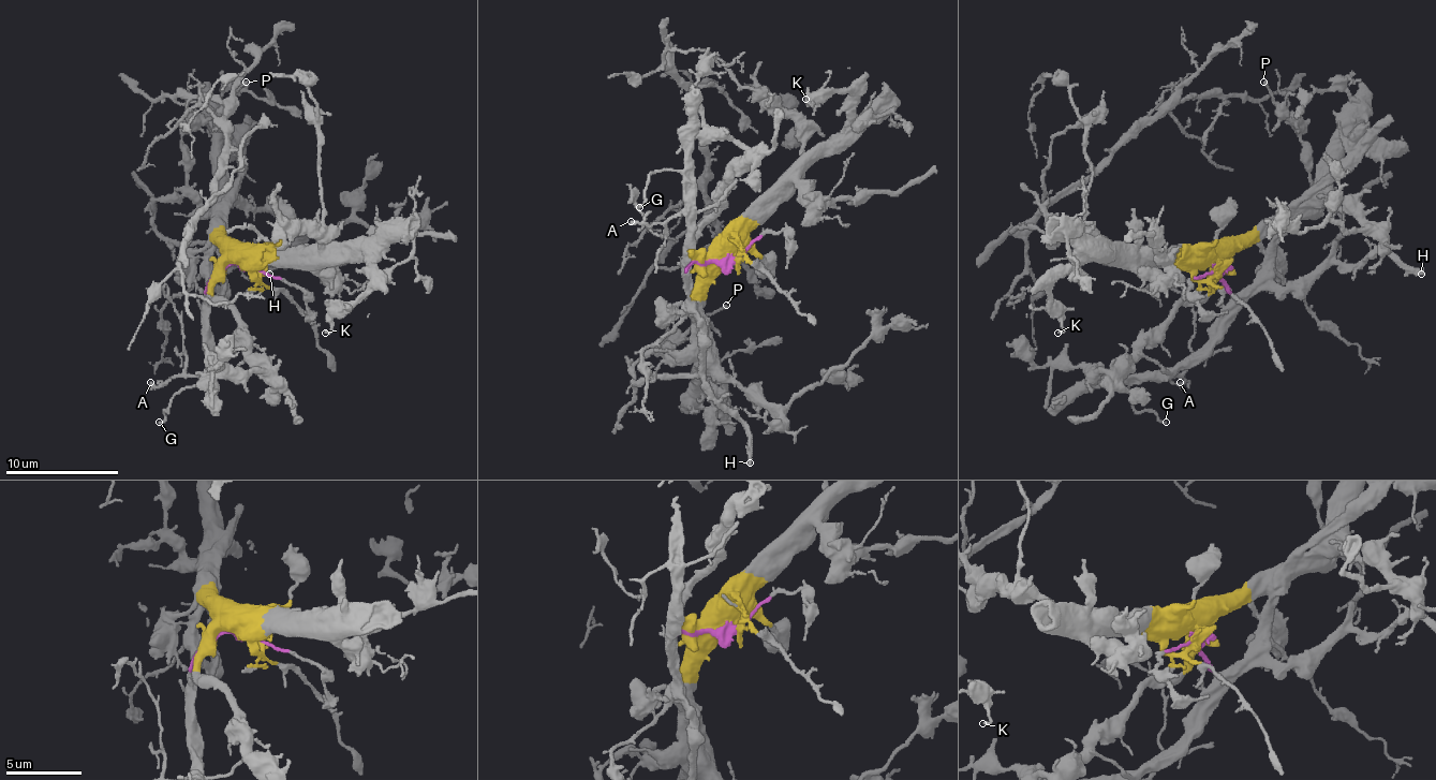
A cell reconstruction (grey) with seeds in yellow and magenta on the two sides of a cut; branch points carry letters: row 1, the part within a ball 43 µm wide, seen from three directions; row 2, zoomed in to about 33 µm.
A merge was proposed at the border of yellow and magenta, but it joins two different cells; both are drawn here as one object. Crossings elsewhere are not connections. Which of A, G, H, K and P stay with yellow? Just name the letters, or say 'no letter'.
K, P

